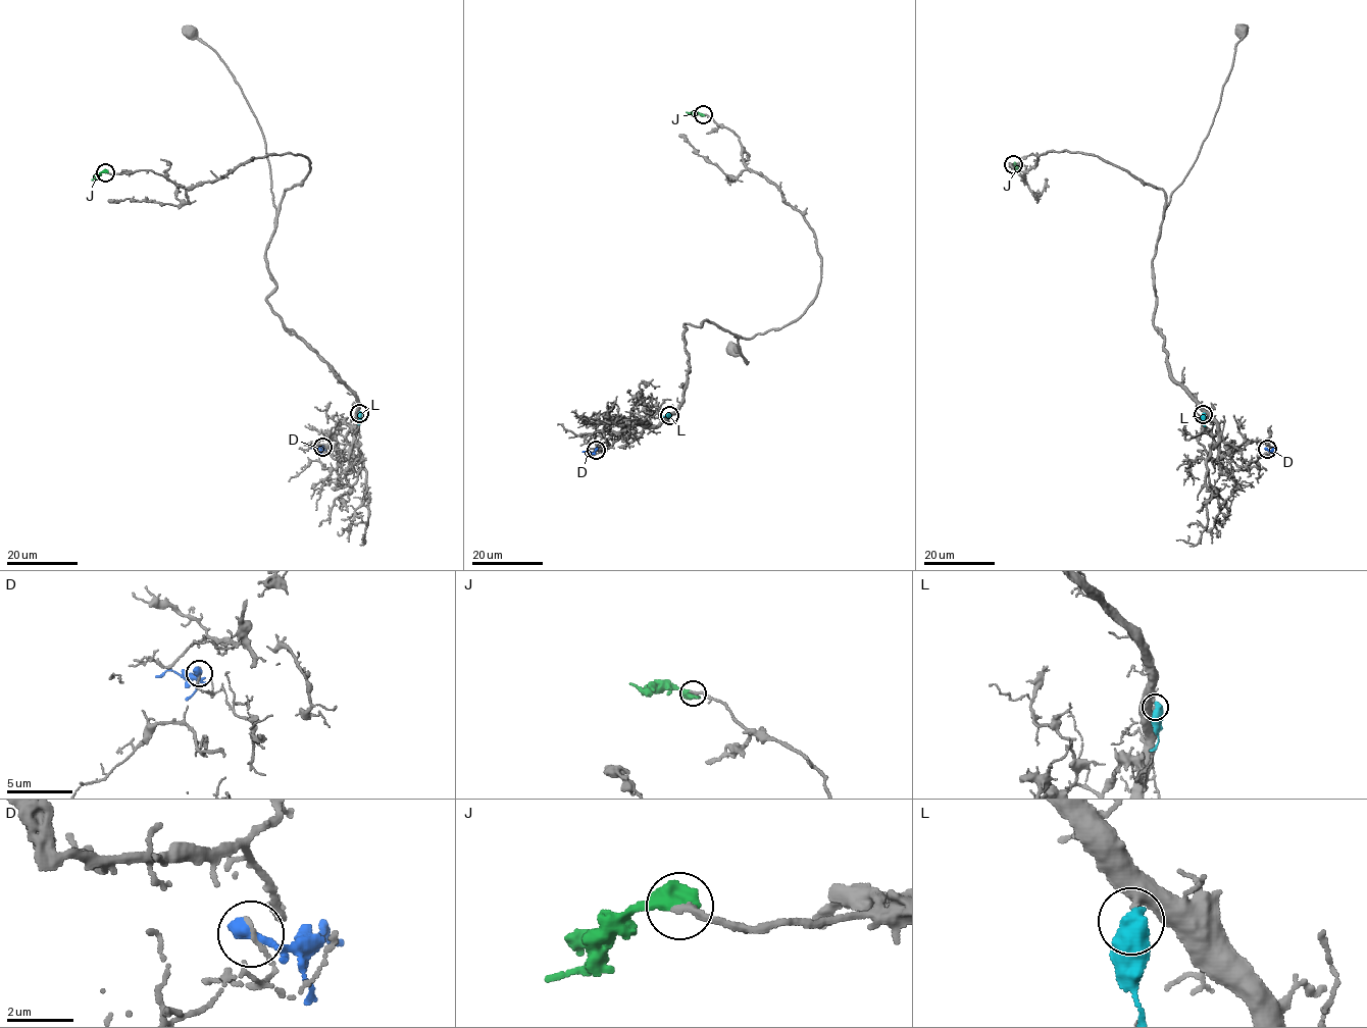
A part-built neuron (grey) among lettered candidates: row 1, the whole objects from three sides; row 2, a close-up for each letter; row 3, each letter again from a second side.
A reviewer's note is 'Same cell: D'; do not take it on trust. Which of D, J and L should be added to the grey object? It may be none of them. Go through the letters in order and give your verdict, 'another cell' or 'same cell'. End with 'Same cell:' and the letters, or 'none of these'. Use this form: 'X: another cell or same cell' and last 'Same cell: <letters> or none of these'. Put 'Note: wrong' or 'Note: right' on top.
Note: wrong
D: another cell
J: same cell
L: another cell
Same cell: J

